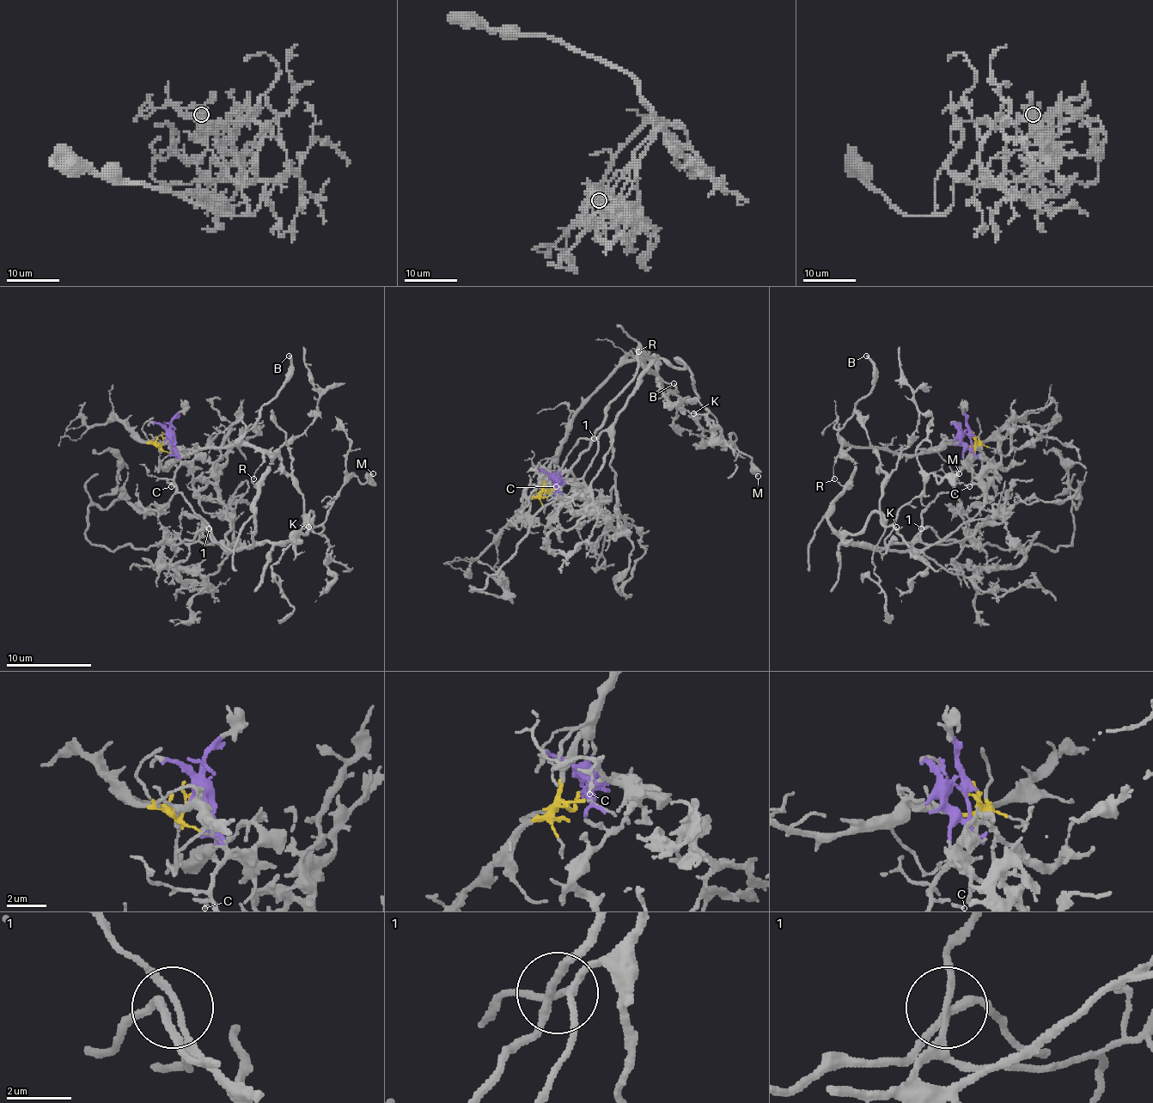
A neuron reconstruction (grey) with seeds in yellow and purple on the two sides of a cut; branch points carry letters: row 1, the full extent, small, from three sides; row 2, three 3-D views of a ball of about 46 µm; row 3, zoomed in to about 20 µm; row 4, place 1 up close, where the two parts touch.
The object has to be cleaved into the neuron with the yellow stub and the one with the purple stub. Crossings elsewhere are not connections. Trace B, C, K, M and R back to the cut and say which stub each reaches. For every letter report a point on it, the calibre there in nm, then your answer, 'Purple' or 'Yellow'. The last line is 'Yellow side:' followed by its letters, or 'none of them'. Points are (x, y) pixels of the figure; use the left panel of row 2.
B: Place: (289, 356). Thickness 180 nm. Yellow
C: Place: (171, 486). Thickness 140 nm. Purple
K: Place: (308, 527). Thickness 170 nm. Purple
M: Place: (373, 473). Thickness 360 nm. Purple
R: Place: (253, 478). Thickness 80 nm. Yellow
Yellow side: B, R

